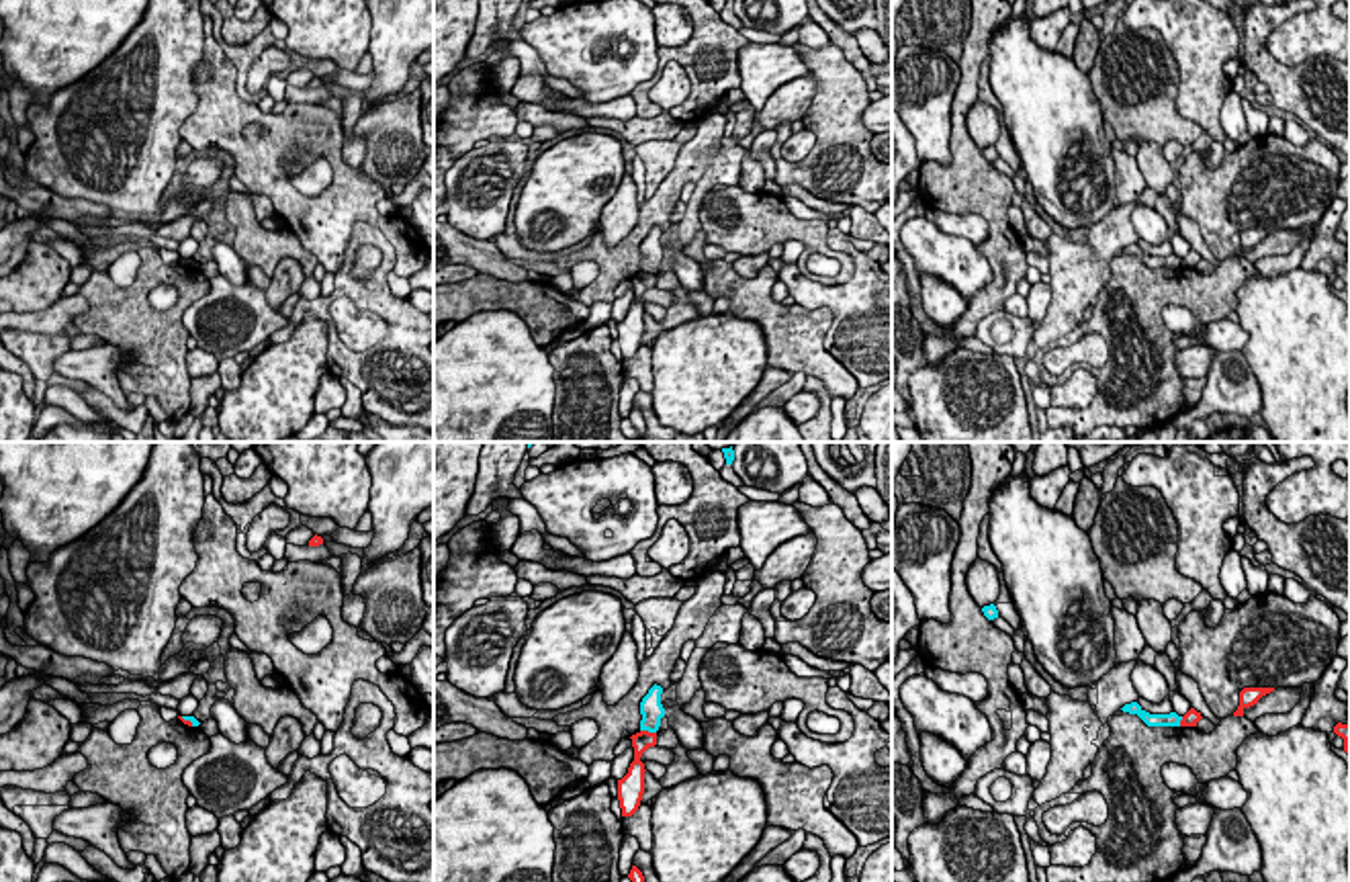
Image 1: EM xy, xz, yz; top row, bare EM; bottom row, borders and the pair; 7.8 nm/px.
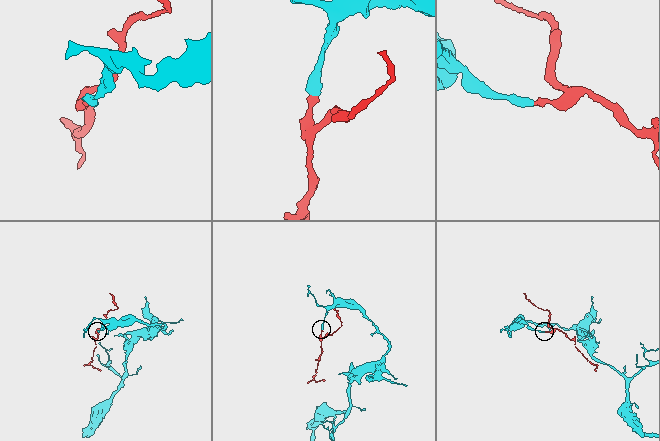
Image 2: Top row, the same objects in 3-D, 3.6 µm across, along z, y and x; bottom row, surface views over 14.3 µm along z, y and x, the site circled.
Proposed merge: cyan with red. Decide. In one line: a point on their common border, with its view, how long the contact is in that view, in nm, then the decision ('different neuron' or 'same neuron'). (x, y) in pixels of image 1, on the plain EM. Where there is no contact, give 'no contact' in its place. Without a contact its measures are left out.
contact xz (649, 273); length 130 nm; different neuron

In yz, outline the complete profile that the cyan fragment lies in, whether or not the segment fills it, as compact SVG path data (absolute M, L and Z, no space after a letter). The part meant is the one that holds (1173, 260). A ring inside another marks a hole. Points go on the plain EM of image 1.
M1137 244L1125 246L1123 254L1137 256L1148 268L1180 268L1182 258L1170 256L1150 256Z

